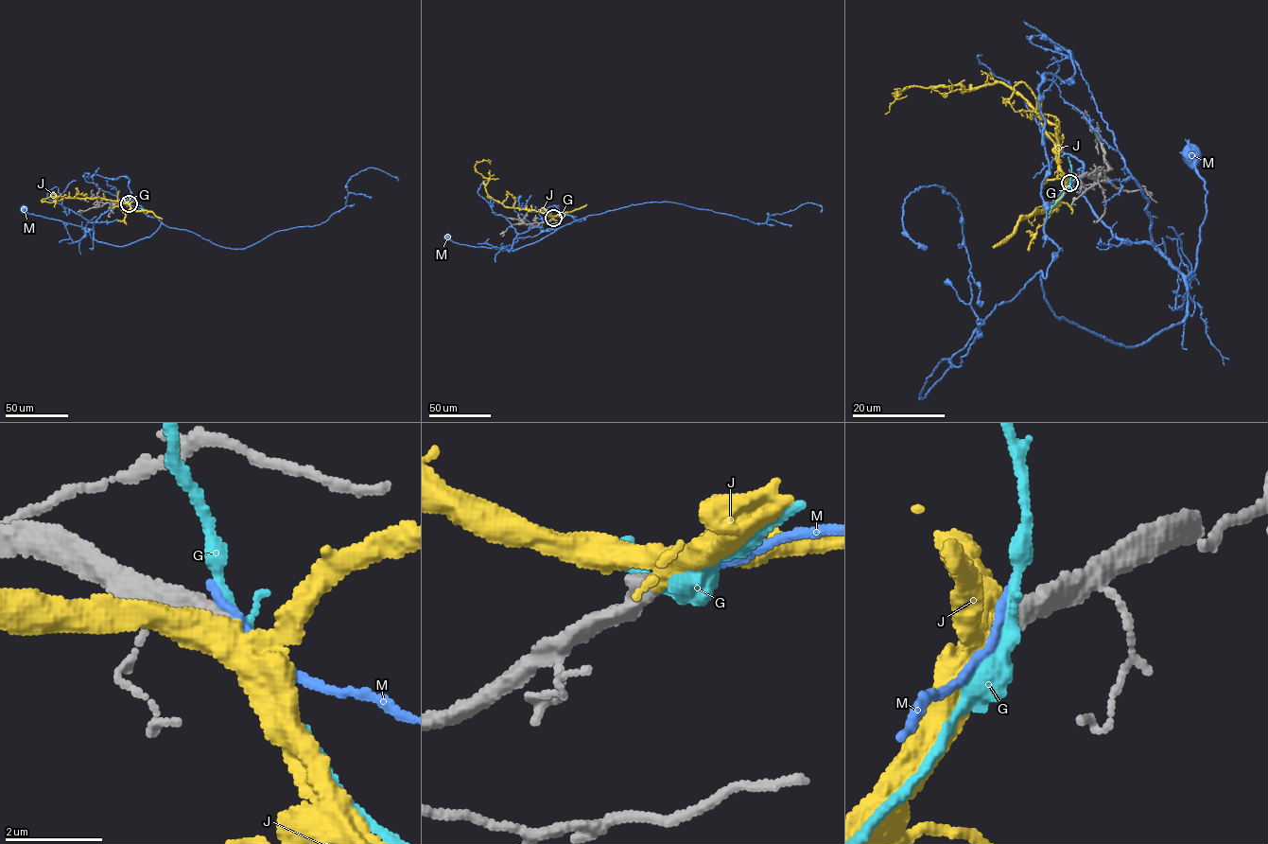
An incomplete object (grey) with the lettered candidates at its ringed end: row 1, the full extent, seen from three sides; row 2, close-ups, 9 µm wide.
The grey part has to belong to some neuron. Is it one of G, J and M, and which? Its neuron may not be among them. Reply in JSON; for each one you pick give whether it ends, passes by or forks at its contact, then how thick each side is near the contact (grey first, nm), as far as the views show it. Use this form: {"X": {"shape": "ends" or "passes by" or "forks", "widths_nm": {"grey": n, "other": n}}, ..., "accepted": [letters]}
{"J": {"shape": "passes by", "widths_nm": {"grey": 550, "other": 400}}, "accepted": ["J"]}

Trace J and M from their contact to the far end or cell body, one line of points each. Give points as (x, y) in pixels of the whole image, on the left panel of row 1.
J: (128, 203), (97, 198), (63, 198), (53, 193), (56, 197), (41, 201), (55, 202), (55, 207)
M: (129, 202), (163, 224), (149, 237), (121, 247), (97, 241), (92, 230), (23, 209)

